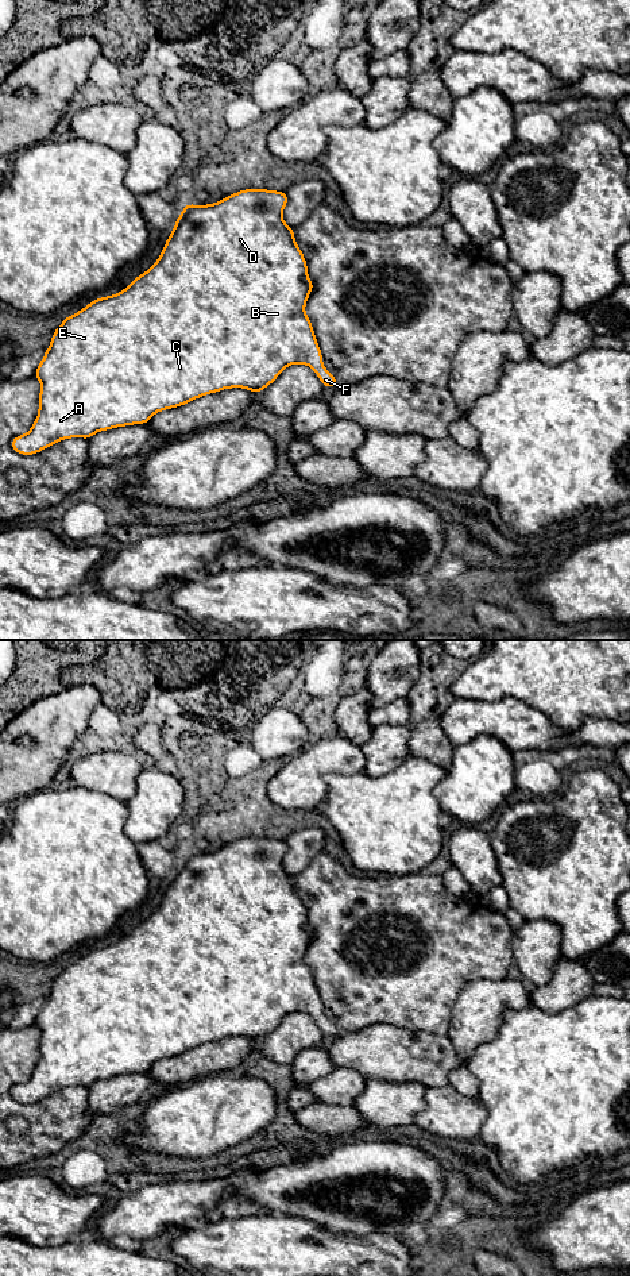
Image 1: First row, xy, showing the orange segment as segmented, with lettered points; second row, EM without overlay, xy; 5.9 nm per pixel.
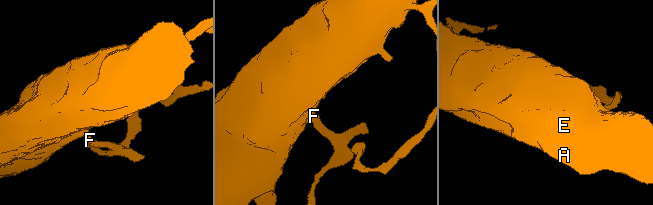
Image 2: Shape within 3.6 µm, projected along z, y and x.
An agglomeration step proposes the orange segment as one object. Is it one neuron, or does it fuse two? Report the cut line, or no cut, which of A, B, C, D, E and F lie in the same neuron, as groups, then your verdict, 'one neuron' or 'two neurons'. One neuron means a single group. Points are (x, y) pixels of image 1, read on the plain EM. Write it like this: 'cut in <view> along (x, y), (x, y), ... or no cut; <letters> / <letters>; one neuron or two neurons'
no cut; A B C D E F; one neuron

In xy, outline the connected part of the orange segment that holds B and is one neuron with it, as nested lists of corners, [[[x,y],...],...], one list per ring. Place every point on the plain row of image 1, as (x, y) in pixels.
[[[243,837],[213,852],[194,853],[188,851],[179,861],[161,905],[148,918],[135,925],[121,940],[103,947],[98,945],[77,961],[65,964],[65,968],[53,980],[51,991],[45,998],[45,1005],[34,1022],[40,1030],[38,1064],[27,1082],[15,1084],[11,1088],[12,1098],[20,1103],[35,1103],[65,1087],[82,1086],[89,1088],[101,1079],[148,1072],[152,1064],[161,1059],[179,1056],[193,1048],[224,1037],[241,1036],[260,1041],[279,1025],[285,1015],[291,1013],[306,1013],[314,1018],[324,1036],[337,1036],[340,1030],[324,1014],[313,972],[305,961],[305,953],[314,933],[308,924],[306,907],[294,887],[294,876],[283,870],[282,861],[287,849],[286,840]]]

